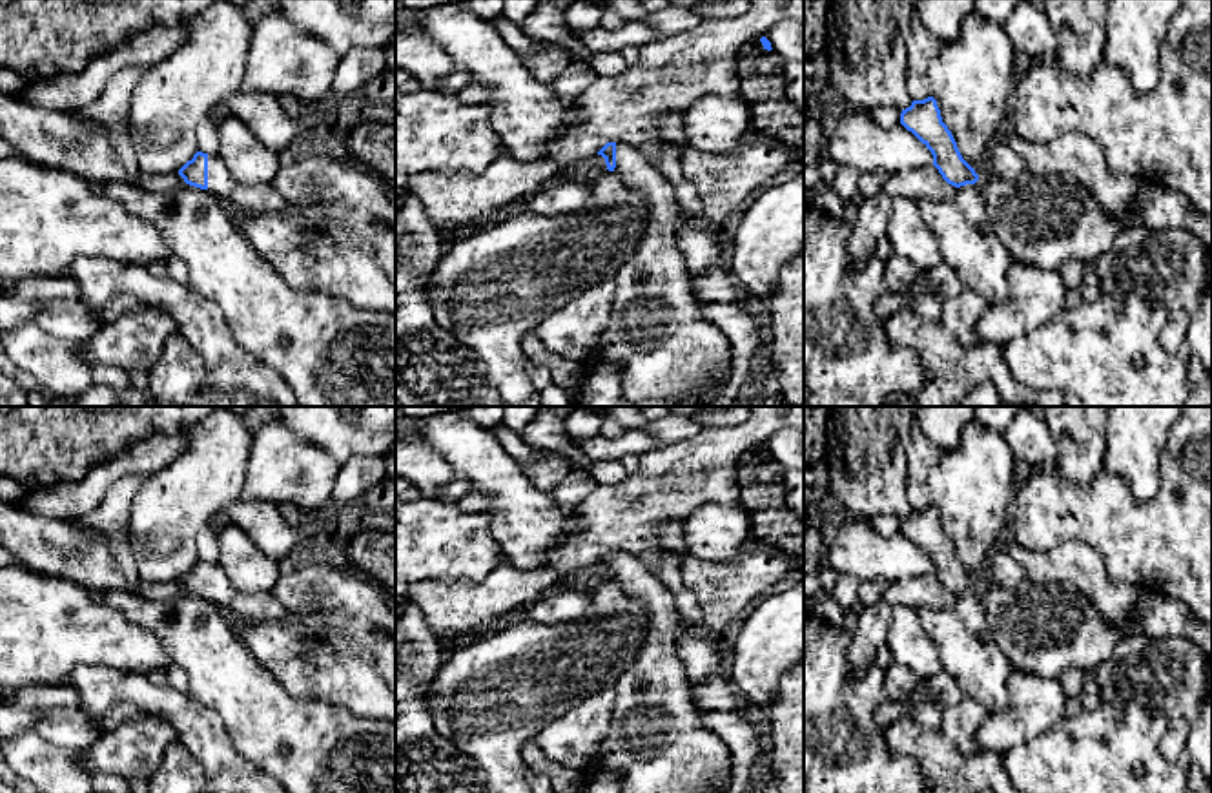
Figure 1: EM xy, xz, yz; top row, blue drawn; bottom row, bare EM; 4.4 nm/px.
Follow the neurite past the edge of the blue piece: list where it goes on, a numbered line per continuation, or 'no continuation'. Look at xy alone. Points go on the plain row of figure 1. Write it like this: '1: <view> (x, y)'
1: xy (221, 591)

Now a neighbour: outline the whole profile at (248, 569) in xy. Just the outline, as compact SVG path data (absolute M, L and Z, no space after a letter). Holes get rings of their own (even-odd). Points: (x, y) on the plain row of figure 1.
M239 525L221 532L217 563L237 592L272 591L279 580L279 561L268 558Z

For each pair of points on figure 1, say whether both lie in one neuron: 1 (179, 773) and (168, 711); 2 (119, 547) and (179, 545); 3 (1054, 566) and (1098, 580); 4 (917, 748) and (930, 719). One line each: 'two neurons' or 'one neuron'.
1: two neurons
2: two neurons
3: one neuron
4: two neurons

